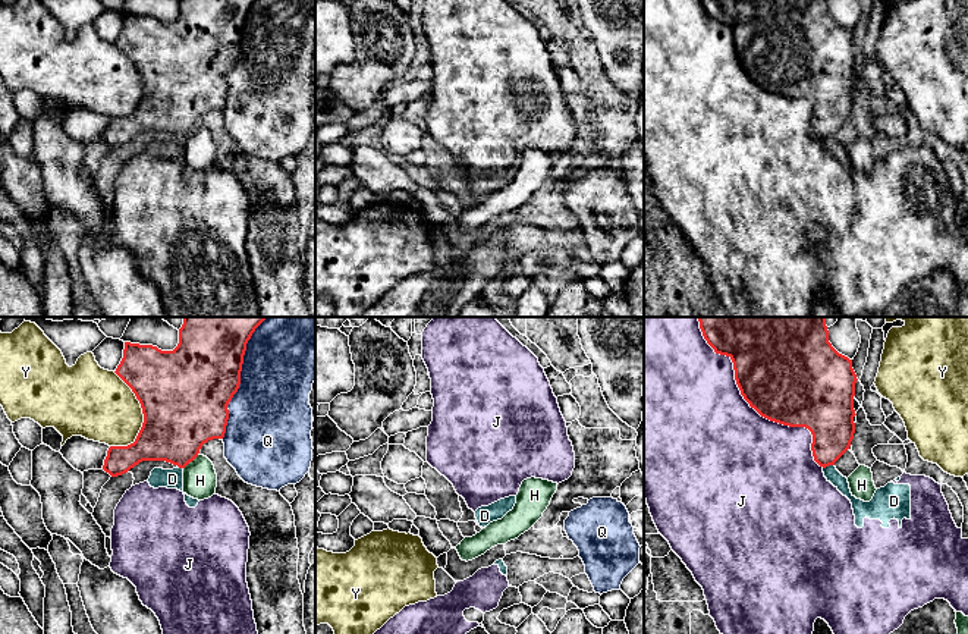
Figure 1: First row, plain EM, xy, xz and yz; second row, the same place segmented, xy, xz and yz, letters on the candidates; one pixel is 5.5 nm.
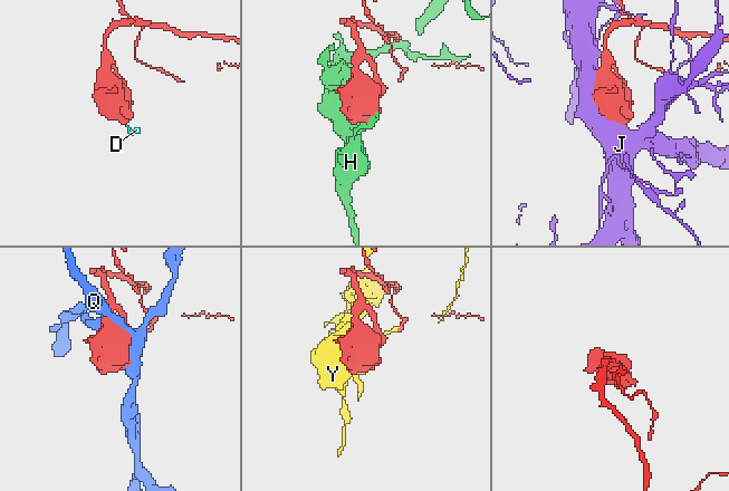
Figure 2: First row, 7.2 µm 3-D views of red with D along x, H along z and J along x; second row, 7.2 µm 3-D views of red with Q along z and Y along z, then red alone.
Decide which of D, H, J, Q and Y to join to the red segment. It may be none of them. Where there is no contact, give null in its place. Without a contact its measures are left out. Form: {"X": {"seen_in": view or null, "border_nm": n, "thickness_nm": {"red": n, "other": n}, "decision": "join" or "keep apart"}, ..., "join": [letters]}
{"D": {"seen_in": "yz", "border_nm": 70, "thickness_nm": {"red": 260, "other": 80}, "decision": "keep apart"}, "H": {"seen_in": "xy", "border_nm": 120, "thickness_nm": {"red": 400, "other": 190}, "decision": "keep apart"}, "J": {"seen_in": "yz", "border_nm": 1000, "thickness_nm": {"red": 500, "other": 500}, "decision": "keep apart"}, "Q": {"seen_in": "xy", "border_nm": 650, "thickness_nm": {"red": 440, "other": 460}, "decision": "keep apart"}, "Y": {"seen_in": "xy", "border_nm": 420, "thickness_nm": {"red": 500, "other": 380}, "decision": "keep apart"}, "join": []}

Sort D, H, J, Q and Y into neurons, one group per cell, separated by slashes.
D J / H / Q / Y

